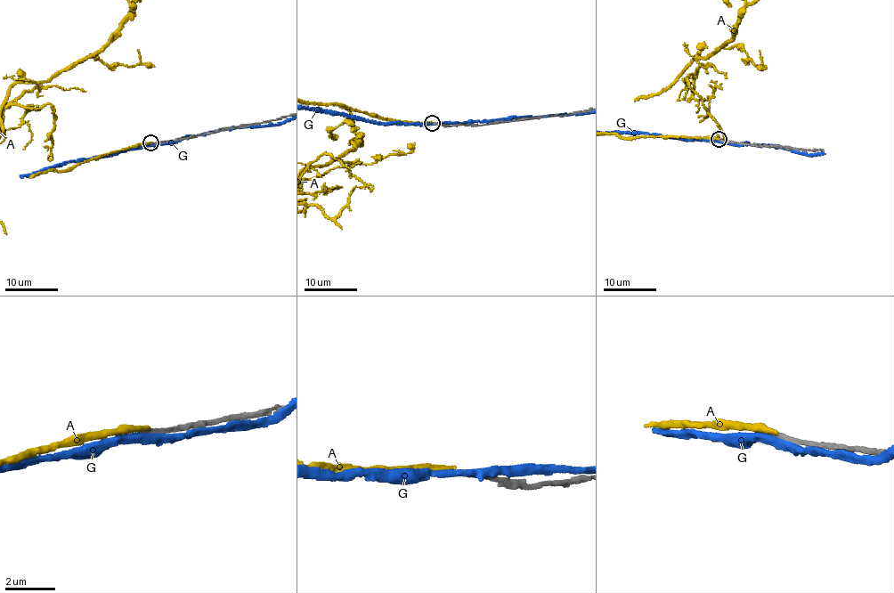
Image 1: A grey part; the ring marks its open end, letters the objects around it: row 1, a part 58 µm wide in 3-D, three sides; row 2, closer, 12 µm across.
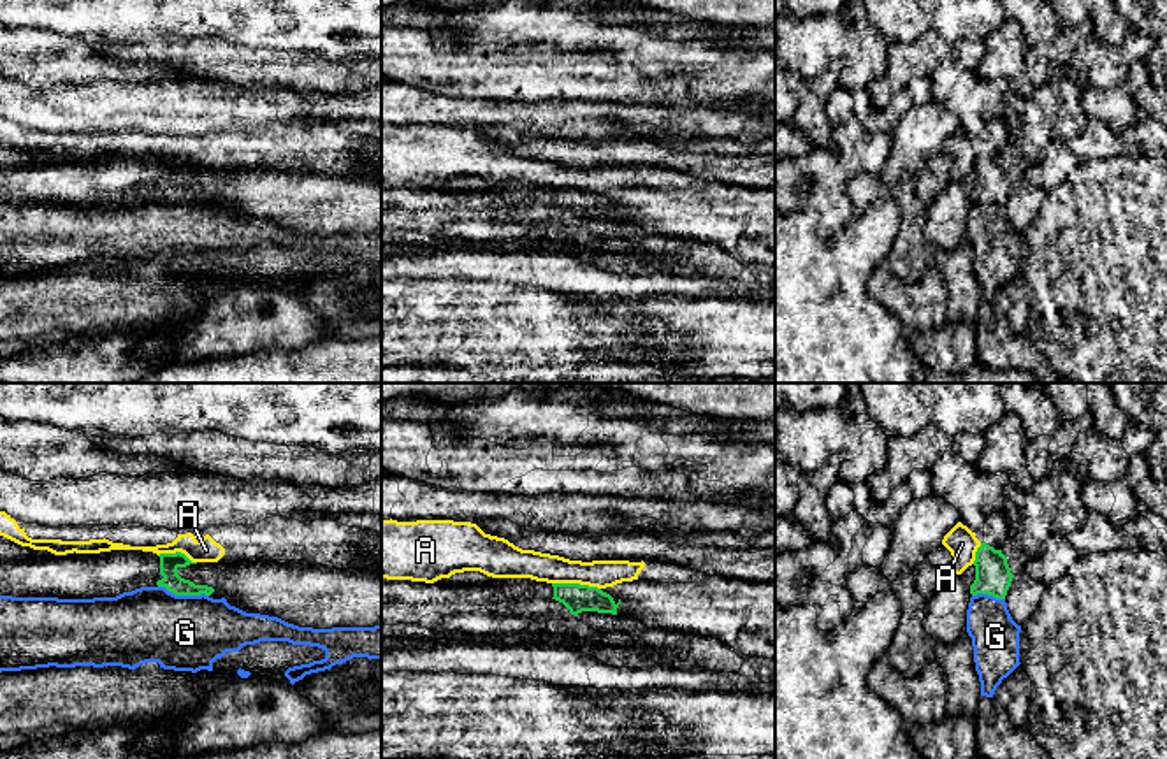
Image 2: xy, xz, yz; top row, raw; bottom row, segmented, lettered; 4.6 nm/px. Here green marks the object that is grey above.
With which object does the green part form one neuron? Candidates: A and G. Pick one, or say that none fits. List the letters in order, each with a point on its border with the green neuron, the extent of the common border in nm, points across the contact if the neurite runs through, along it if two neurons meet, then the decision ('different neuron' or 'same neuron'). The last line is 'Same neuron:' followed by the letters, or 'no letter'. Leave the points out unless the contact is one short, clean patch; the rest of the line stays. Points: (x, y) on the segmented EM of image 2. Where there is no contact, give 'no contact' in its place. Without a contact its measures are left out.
A: contact xz (577, 584); length 220 nm; border xz (552, 582), (579, 582), (600, 589); different neuron
G: contact xy (183, 594); length 240 nm; different neuron
Same neuron: no letter

